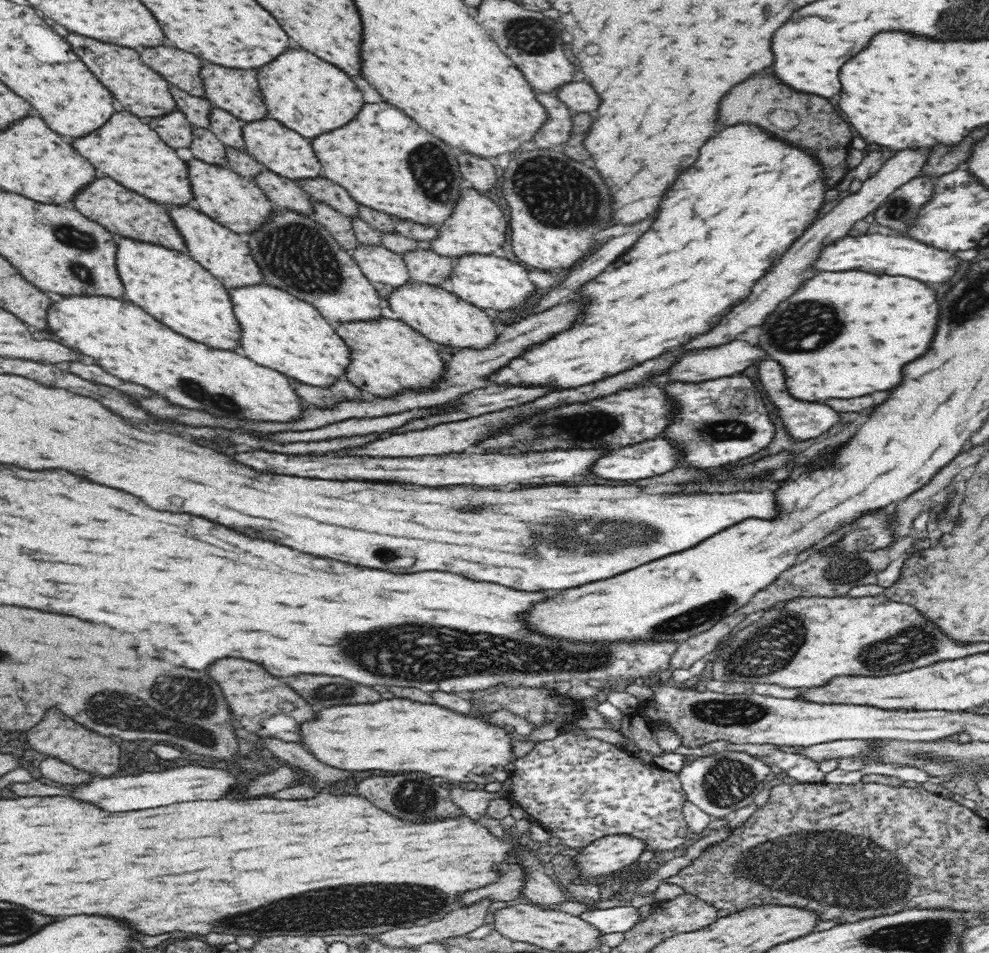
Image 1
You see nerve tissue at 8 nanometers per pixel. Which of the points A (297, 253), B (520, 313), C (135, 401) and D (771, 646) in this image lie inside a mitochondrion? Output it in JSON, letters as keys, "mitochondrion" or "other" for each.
{"A":"mitochondrion","B":"other","C":"other","D":"mitochondrion"}

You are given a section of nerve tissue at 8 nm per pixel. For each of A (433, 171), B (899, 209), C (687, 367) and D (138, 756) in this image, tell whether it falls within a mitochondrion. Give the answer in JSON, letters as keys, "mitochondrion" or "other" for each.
{"A":"mitochondrion","B":"mitochondrion","C":"mitochondrion","D":"mitochondrion"}

